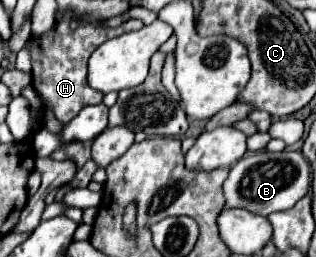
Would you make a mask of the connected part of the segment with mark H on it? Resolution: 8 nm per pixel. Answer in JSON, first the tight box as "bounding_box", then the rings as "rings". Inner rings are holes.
{"bounding_box":[32,16,144,122],"rings":[[[64,16],[64,20],[56,22],[50,32],[32,40],[32,86],[38,90],[44,106],[50,106],[60,122],[70,122],[84,106],[102,102],[102,94],[92,90],[86,82],[86,64],[90,54],[106,40],[144,26],[142,20],[128,20],[114,30],[104,30],[96,22],[80,24],[76,30],[70,30],[68,22],[70,16]]]}

